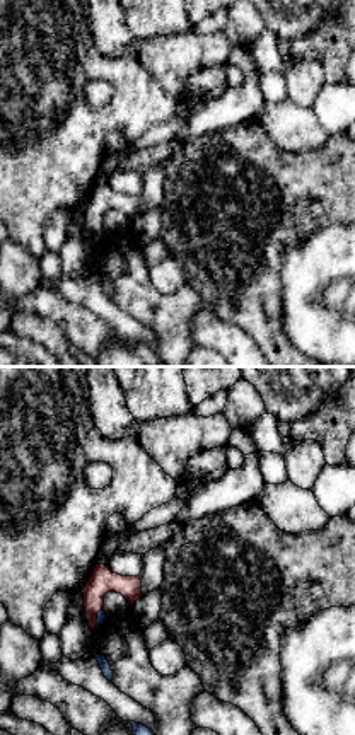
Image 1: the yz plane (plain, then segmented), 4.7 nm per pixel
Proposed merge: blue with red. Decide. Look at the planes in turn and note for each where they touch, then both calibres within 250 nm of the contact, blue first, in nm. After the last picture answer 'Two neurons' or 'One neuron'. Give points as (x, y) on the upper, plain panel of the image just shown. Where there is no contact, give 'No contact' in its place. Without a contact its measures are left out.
Touches blue at (98, 236). Thickness 50 nm (blue) against 120 nm

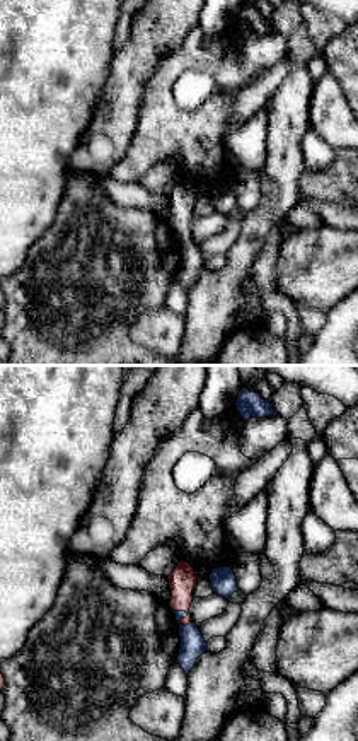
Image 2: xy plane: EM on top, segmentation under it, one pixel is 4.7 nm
Touches blue at (184, 234). Thickness 120 nm (blue) against 120 nm

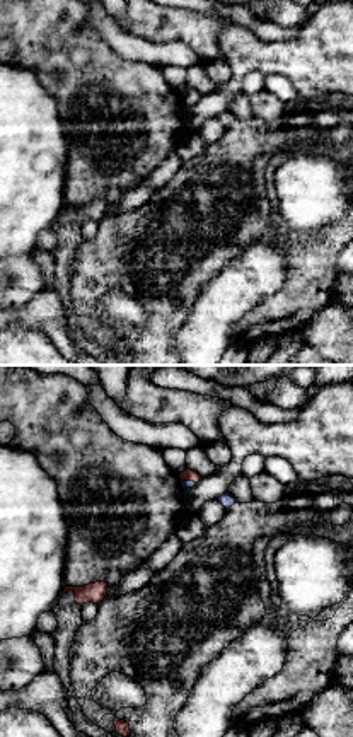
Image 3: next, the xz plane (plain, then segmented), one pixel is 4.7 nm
Touches blue at (188, 99). Thickness 30 nm (blue) against 60 nm

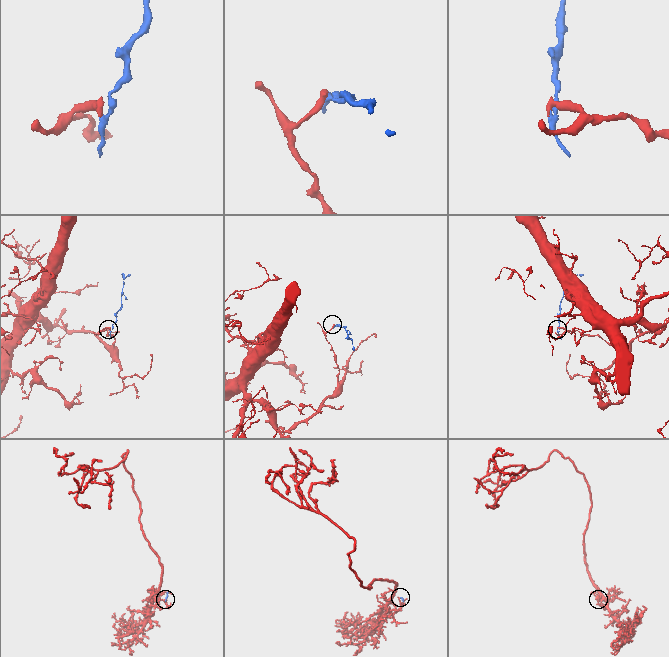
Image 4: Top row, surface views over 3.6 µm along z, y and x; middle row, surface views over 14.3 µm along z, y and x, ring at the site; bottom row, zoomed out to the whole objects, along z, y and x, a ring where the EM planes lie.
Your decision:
One neuron

